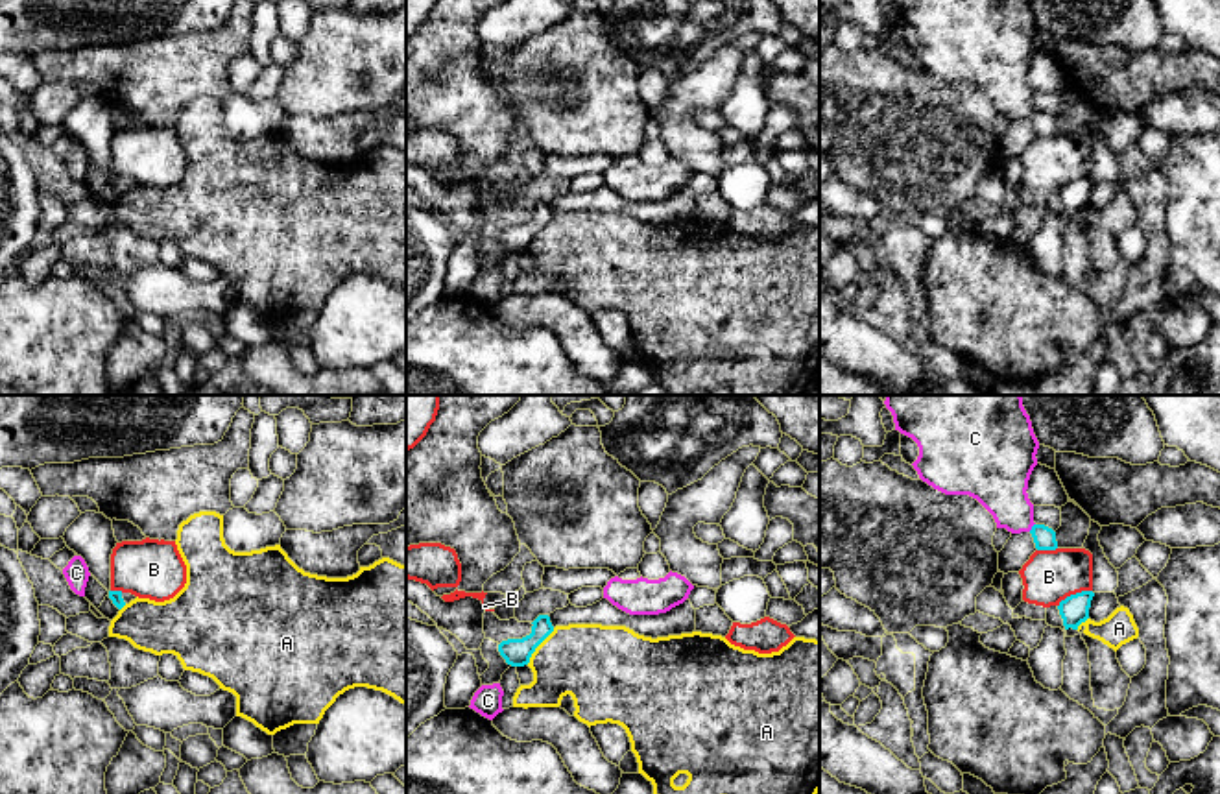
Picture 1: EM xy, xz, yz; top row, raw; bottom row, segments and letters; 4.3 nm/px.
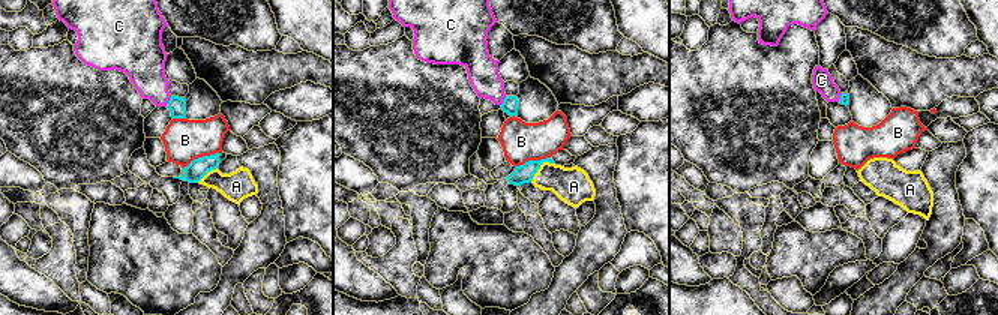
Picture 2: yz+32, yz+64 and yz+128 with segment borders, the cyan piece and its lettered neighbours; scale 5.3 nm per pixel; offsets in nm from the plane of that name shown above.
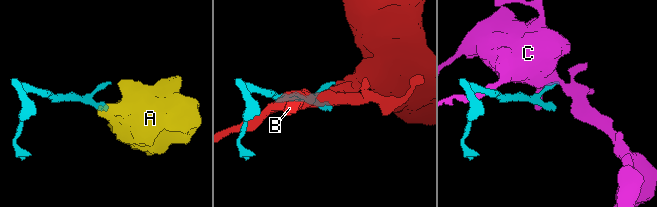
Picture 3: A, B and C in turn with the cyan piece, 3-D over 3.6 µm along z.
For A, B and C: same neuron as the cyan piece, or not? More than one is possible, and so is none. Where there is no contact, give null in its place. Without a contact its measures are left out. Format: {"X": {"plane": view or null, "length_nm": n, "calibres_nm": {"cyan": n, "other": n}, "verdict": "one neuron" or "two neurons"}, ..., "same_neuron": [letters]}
{"A": {"plane": "xz", "length_nm": 200, "calibres_nm": {"cyan": 120, "other": 340}, "verdict": "two neurons"}, "B": {"plane": "yz", "length_nm": 170, "calibres_nm": {"cyan": 130, "other": 240}, "verdict": "two neurons"}, "C": {"plane": "yz", "length_nm": 50, "calibres_nm": {"cyan": 100, "other": 260}, "verdict": "two neurons"}, "same_neuron": []}

